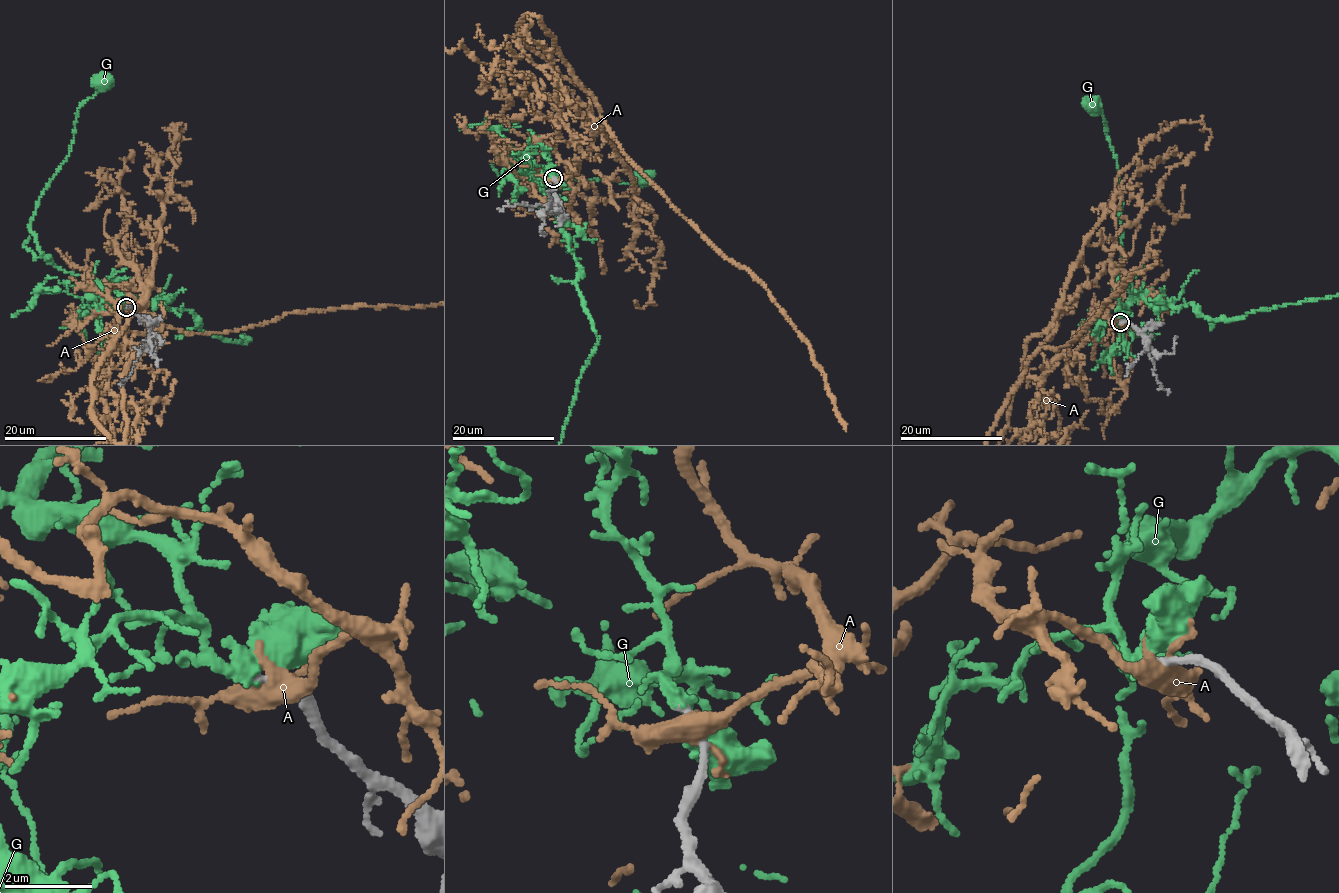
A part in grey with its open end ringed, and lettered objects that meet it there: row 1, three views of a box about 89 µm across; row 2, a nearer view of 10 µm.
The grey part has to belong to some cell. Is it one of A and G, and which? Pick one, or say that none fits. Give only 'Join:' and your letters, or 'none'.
Join: G

